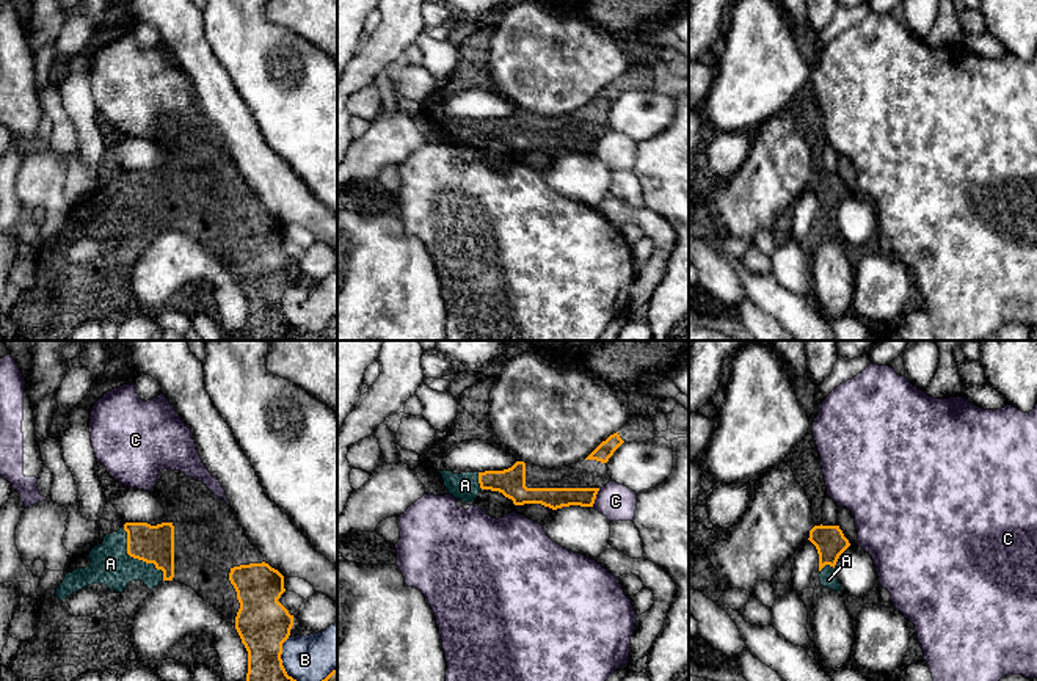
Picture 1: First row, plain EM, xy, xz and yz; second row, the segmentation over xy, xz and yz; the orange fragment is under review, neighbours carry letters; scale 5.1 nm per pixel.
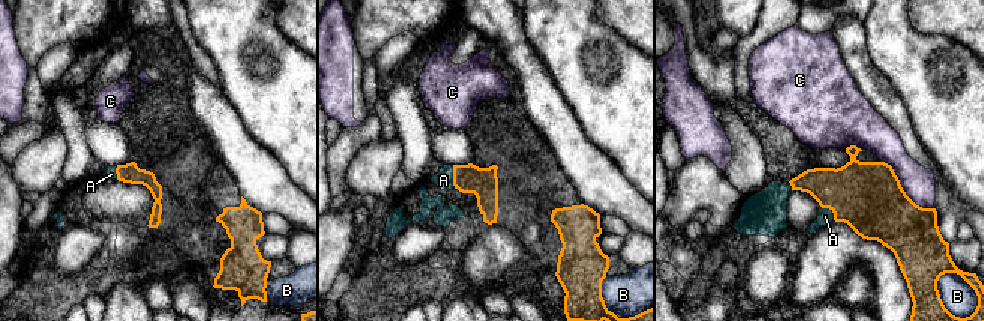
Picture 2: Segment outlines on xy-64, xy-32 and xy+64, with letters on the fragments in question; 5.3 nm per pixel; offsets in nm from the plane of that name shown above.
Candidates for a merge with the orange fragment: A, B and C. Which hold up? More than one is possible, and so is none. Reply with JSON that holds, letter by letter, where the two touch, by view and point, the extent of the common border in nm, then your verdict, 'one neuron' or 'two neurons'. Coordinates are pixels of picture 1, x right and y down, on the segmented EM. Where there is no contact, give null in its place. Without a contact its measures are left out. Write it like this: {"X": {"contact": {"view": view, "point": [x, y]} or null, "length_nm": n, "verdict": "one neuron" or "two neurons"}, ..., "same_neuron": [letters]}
{"A": {"contact": {"view": "xy", "point": [137, 557]}, "length_nm": 340, "verdict": "one neuron"}, "B": {"contact": {"view": "xy", "point": [281, 661]}, "length_nm": 220, "verdict": "two neurons"}, "C": {"contact": {"view": "xz", "point": [595, 498]}, "length_nm": 100, "verdict": "two neurons"}, "same_neuron": ["A"]}

